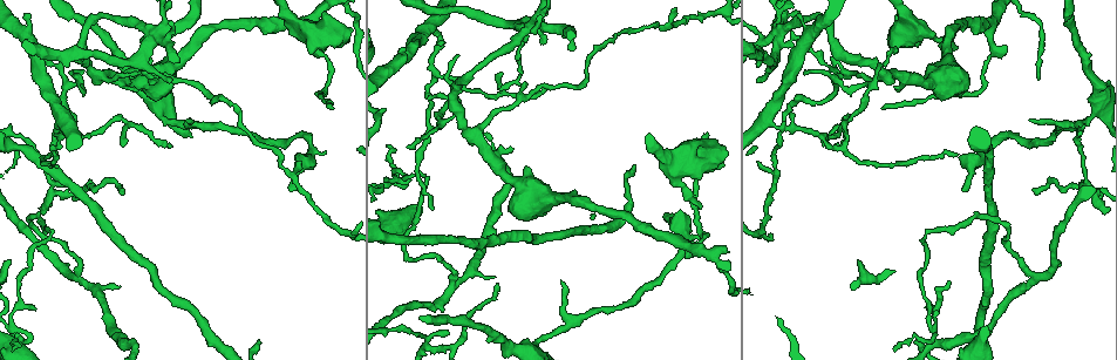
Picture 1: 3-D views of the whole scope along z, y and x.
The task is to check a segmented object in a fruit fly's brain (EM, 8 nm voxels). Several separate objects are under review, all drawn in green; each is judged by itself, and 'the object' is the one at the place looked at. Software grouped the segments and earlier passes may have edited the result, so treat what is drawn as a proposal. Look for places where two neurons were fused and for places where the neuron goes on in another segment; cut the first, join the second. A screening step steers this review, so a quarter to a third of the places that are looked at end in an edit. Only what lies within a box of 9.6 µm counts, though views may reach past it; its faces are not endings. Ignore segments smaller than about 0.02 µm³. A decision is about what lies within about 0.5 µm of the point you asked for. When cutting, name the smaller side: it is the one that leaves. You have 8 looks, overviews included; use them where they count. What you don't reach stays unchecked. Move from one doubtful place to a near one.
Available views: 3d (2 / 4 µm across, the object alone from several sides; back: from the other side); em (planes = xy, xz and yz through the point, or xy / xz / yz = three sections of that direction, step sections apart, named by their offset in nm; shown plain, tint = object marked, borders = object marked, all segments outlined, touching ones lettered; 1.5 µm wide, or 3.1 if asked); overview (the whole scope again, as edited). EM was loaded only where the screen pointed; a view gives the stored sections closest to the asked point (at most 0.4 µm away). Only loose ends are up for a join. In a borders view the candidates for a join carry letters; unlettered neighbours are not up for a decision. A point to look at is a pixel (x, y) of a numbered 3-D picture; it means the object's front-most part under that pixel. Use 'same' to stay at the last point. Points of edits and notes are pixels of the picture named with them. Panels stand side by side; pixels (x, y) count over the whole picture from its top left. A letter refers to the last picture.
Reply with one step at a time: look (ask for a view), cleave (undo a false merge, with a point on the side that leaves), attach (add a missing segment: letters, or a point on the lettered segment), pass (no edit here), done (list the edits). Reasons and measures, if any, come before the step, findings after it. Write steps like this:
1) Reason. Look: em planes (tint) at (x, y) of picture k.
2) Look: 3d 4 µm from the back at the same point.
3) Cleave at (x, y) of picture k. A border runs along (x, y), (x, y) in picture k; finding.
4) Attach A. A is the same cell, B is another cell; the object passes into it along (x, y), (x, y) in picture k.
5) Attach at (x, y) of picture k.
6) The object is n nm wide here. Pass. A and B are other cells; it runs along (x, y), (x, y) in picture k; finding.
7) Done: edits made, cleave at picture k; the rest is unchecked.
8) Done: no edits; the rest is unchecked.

Sharp bend. Look: 3d 2 µm at (480, 138) of picture 1.

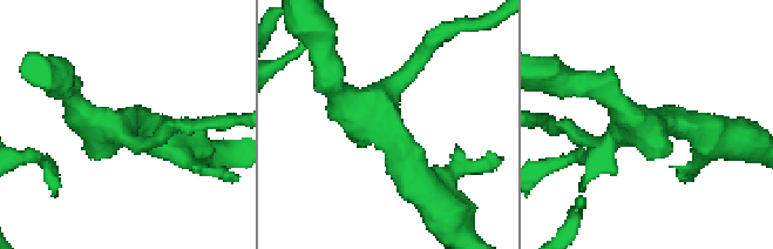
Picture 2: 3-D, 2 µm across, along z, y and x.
3 arms meet here; now the EM. Look: em planes (borders) at (649, 126) of picture 2.

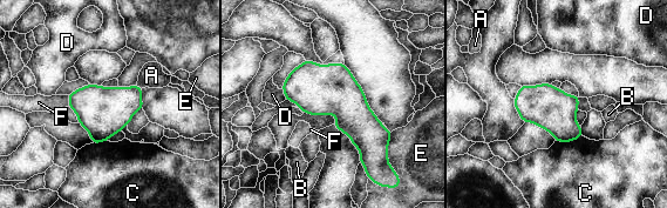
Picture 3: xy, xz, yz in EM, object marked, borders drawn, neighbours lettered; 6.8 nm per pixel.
The object is 300 nm wide here; the longest contact is with E, 220 nm. Pass. A, B, C, D, E and F are other cells; all the same neuron.

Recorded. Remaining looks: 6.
An open end. Look: em planes (borders) at (27, 16) of picture 1.

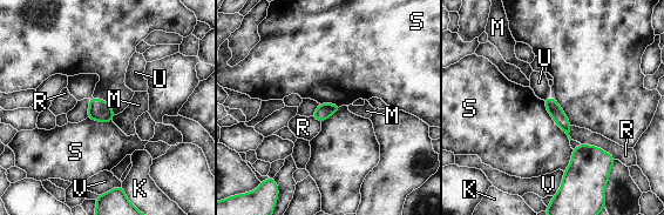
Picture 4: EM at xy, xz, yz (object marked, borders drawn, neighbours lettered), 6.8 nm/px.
Pass. K, M, R, S, U and V are other cells; a border runs along (542, 100), (548, 114), (570, 140) in picture 4; no lettered segment goes on from it.

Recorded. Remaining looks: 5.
Tapers out. Look: em planes (borders) at (172, 147) of picture 1.

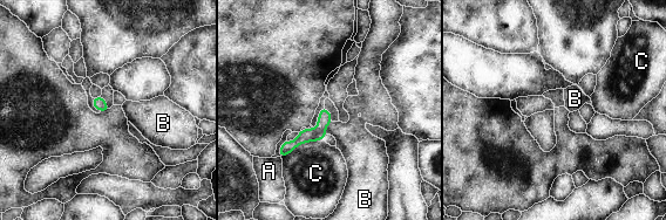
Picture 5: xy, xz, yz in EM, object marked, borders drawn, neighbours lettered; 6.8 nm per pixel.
The longest contact is with C, 320 nm. Pass. A, B and C are other cells; none of them fits.

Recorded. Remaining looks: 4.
Done: no edits; the rest is unchecked.

